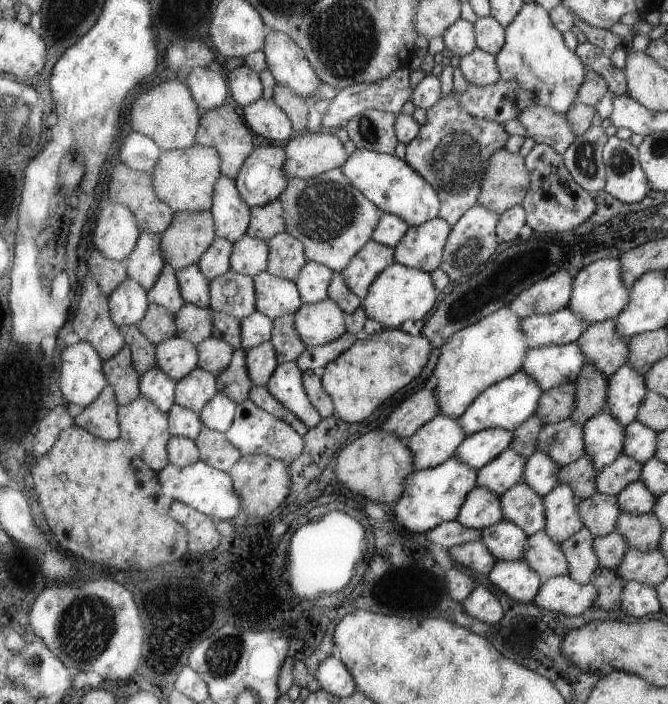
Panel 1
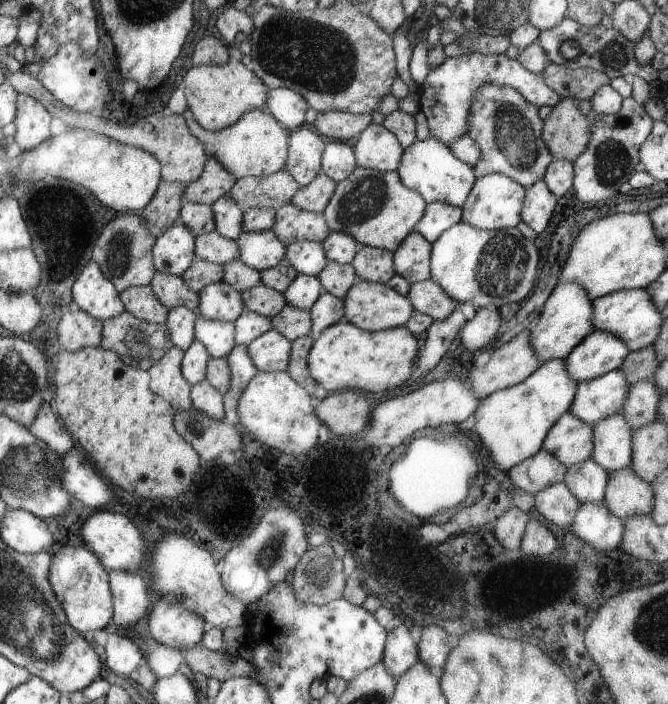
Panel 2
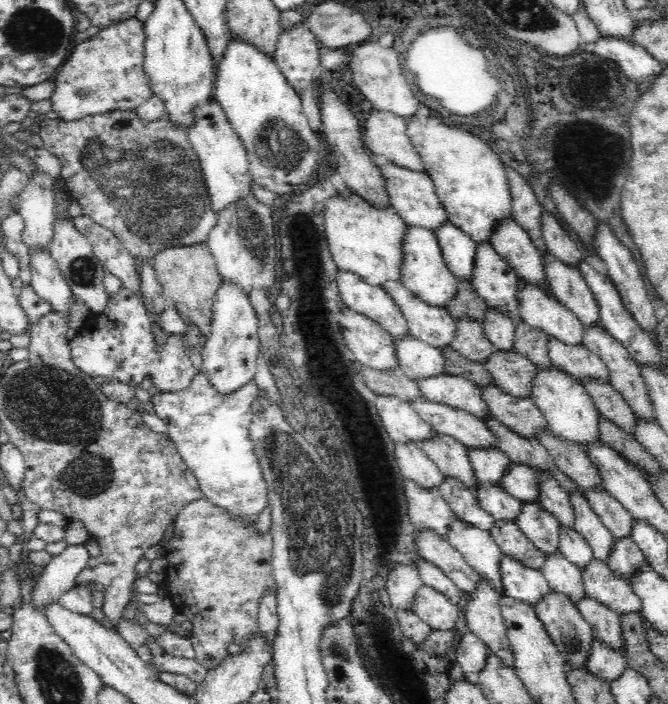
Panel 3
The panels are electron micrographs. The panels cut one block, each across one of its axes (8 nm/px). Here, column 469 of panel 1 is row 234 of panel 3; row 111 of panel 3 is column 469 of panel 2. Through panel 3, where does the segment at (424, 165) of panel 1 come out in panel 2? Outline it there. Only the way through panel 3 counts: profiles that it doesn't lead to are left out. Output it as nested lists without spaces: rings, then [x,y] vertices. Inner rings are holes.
[[[486,84],[478,88],[470,104],[468,136],[478,143],[482,151],[482,158],[474,167],[476,178],[503,174],[528,188],[543,180],[548,165],[554,160],[543,138],[538,108],[510,86],[500,88],[496,84]]]

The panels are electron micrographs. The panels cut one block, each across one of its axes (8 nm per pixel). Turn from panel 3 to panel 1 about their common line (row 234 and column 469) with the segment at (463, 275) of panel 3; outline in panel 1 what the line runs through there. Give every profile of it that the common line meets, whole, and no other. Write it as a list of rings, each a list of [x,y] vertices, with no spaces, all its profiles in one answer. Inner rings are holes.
[[[502,428],[484,429],[466,436],[457,450],[456,457],[470,468],[478,470],[508,449],[512,439],[513,431]]]

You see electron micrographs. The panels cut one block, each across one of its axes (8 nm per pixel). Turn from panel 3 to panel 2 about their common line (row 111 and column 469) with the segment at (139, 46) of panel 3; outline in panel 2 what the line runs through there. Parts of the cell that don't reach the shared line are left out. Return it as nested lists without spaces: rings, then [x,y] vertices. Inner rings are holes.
[[[462,54],[462,56],[448,57],[448,60],[434,68],[422,82],[419,94],[419,110],[424,113],[428,122],[430,136],[442,142],[454,142],[458,136],[468,135],[468,114],[470,104],[478,92],[478,88],[486,84],[496,84],[500,88],[510,86],[520,92],[530,104],[534,106],[556,106],[560,97],[554,90],[546,86],[539,74],[528,72],[520,62],[504,54],[481,55]]]

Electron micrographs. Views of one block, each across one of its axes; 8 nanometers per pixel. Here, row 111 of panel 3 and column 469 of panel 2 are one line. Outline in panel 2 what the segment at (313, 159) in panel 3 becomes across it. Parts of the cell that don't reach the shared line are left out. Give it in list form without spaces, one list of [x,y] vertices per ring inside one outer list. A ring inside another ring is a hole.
[[[460,221],[458,224],[445,230],[431,245],[434,247],[431,254],[431,278],[446,294],[459,302],[469,302],[475,309],[485,308],[496,310],[504,304],[518,302],[526,298],[534,286],[540,252],[534,246],[534,240],[526,240],[517,227],[502,230],[480,230],[479,227]]]

